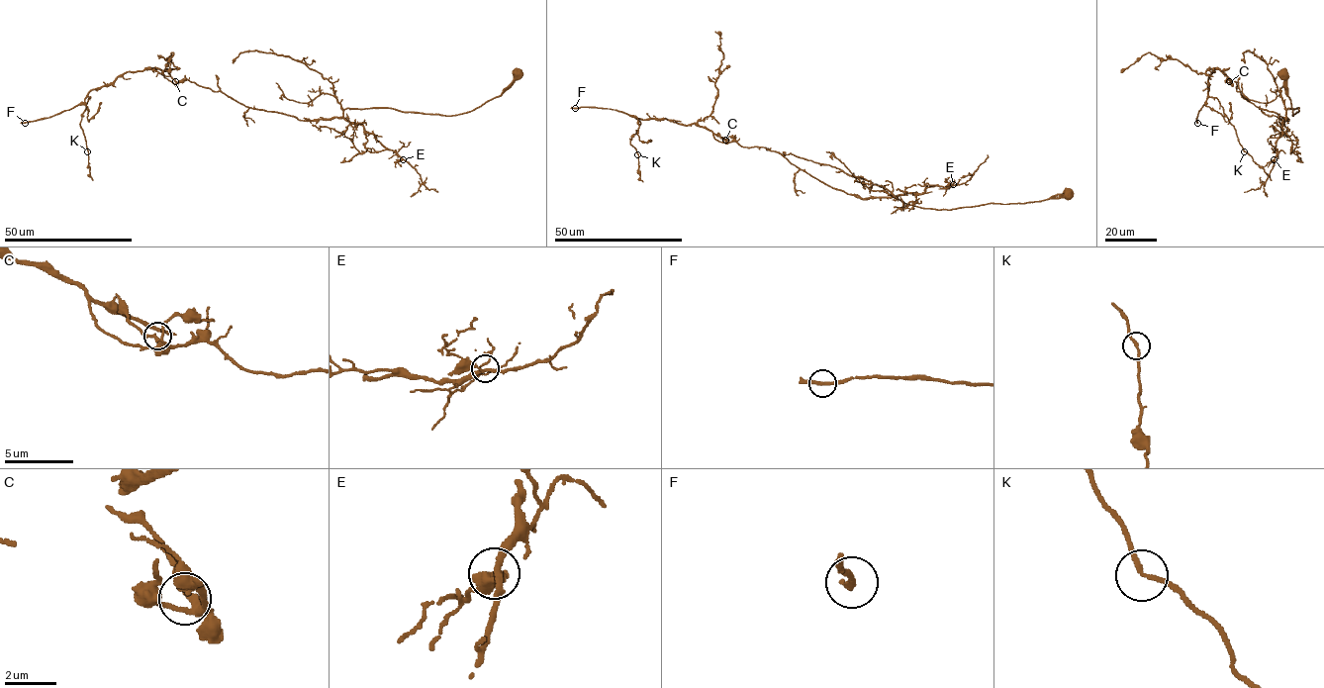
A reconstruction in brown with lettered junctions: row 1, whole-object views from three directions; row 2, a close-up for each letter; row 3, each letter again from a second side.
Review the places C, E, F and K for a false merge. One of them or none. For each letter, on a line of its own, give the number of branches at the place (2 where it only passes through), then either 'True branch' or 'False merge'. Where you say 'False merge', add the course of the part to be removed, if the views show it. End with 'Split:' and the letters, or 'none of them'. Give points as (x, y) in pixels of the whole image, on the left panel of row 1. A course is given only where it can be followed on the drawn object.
C: Branches: 3. True branch
E: Branches: 3. True branch
F: Branches: 2. True branch
K: Branches: 2. True branch
Split: none of them

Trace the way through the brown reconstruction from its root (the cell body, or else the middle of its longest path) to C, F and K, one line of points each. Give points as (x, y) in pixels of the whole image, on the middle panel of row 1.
C: (1068, 194), (1025, 203), (922, 208), (895, 197), (856, 197), (826, 185), (777, 151), (725, 140)
F: (1068, 194), (950, 210), (895, 197), (862, 199), (826, 185), (777, 151), (718, 142), (694, 123), (575, 108)
K: (1068, 194), (950, 210), (862, 199), (777, 151), (666, 119), (637, 119), (630, 140), (637, 154)

